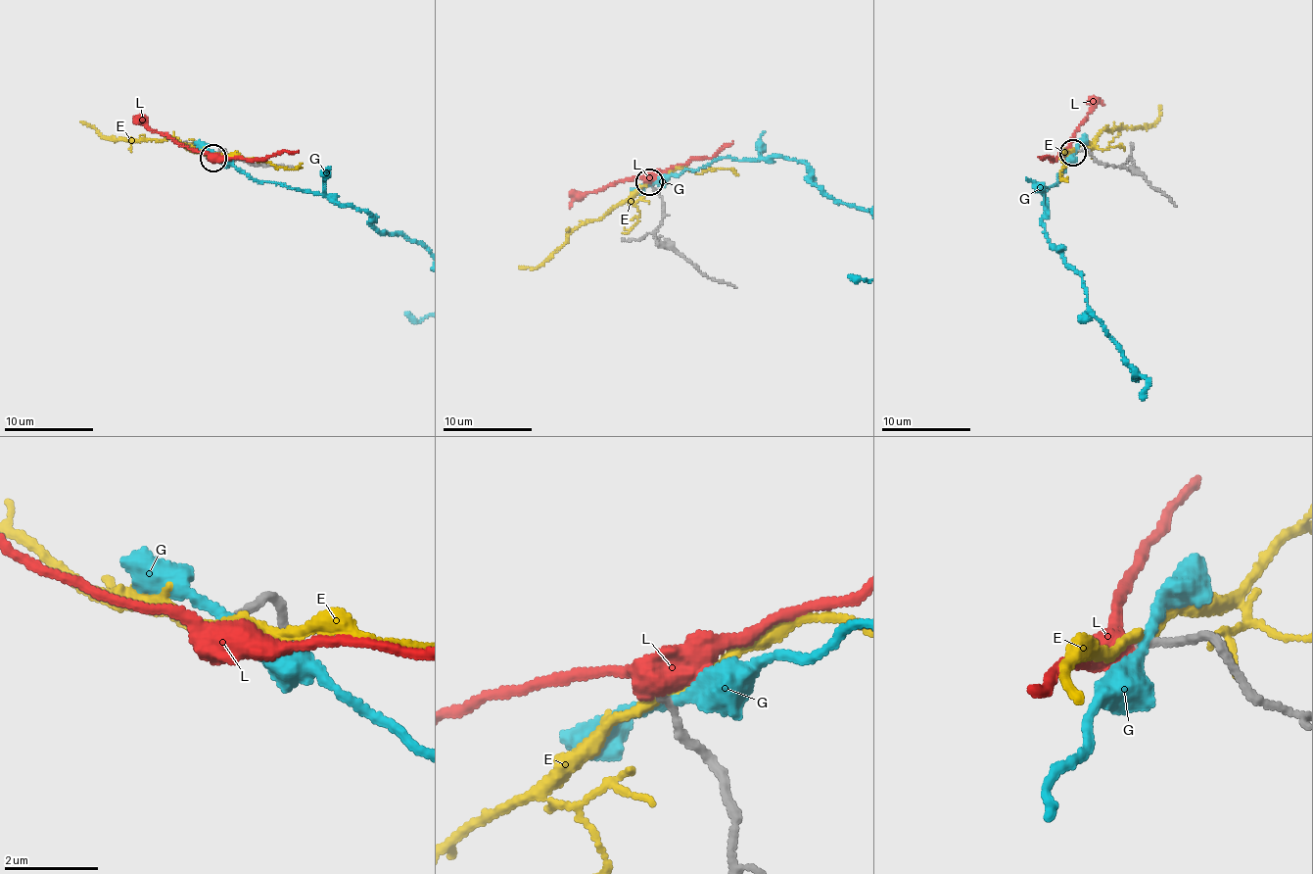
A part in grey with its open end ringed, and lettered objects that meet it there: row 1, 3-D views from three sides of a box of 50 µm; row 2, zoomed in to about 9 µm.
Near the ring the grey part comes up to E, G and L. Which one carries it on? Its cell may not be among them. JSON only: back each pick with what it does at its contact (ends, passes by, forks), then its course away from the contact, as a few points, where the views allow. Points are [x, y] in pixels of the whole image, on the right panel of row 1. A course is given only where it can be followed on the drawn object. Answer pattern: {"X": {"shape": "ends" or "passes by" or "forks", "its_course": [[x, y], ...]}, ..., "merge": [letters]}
{"merge": []}

